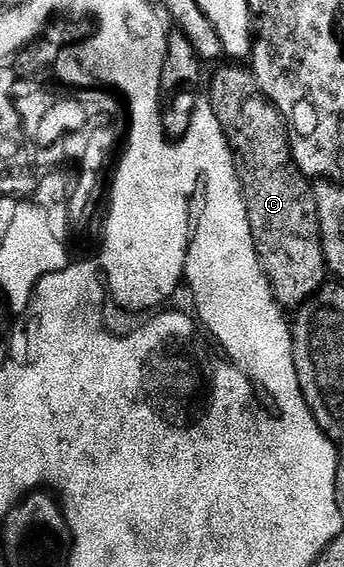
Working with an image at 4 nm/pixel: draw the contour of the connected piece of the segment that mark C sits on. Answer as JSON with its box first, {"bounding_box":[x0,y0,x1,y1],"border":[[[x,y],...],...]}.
{"bounding_box":[207,62,327,310],"border":[[[237,62],[226,65],[214,74],[207,99],[219,118],[229,149],[233,151],[261,269],[282,309],[296,310],[306,304],[327,280],[313,184],[294,162],[285,119],[261,93],[252,71]]]}

